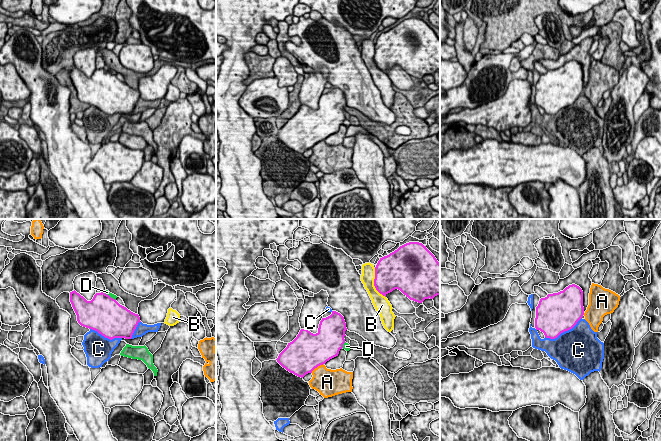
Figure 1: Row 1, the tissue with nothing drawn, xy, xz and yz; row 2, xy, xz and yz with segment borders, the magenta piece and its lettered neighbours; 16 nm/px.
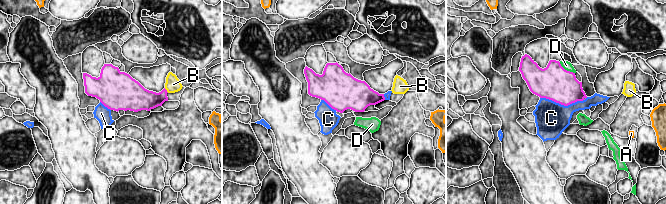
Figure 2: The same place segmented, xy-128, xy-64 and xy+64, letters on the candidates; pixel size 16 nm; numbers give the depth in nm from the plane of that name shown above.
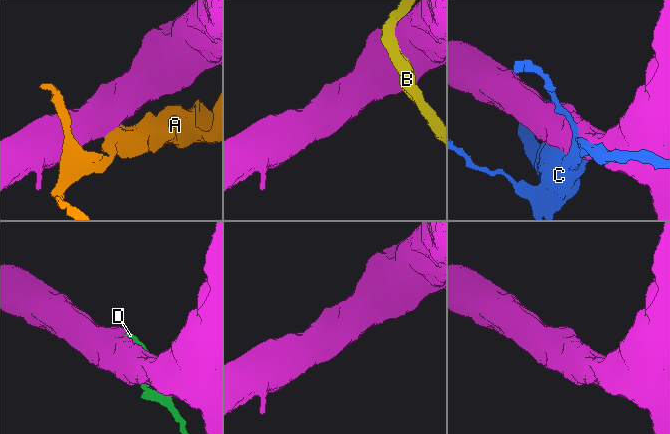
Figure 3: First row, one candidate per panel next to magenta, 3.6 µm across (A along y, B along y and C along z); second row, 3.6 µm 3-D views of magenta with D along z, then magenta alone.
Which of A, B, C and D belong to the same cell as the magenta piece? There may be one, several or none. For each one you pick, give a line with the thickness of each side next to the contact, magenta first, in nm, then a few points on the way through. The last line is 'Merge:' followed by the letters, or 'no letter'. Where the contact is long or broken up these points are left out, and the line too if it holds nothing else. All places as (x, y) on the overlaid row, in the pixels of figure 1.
Merge: no letter

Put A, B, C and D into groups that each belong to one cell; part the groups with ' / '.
A / B / C / D

